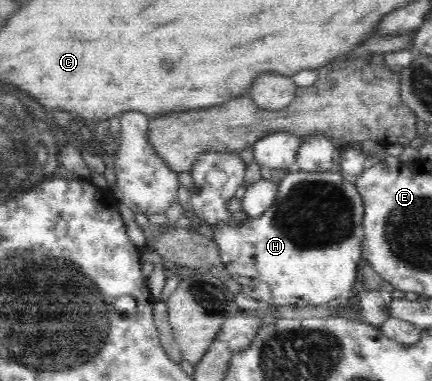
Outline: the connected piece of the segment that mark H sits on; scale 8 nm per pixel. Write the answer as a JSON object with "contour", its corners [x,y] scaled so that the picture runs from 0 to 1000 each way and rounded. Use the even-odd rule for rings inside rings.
{"contour":[[[488,394],[470,399],[442,446],[454,493],[440,514],[447,572],[495,593],[493,630],[505,640],[509,680],[535,730],[558,751],[556,766],[618,803],[738,803],[808,774],[826,730],[843,635],[843,535],[817,472],[782,441],[752,451],[669,451],[644,483],[644,514],[627,546],[618,546],[600,572],[549,588],[532,580],[539,562],[530,559],[525,541],[565,478],[569,438],[551,402],[516,404]]]}

